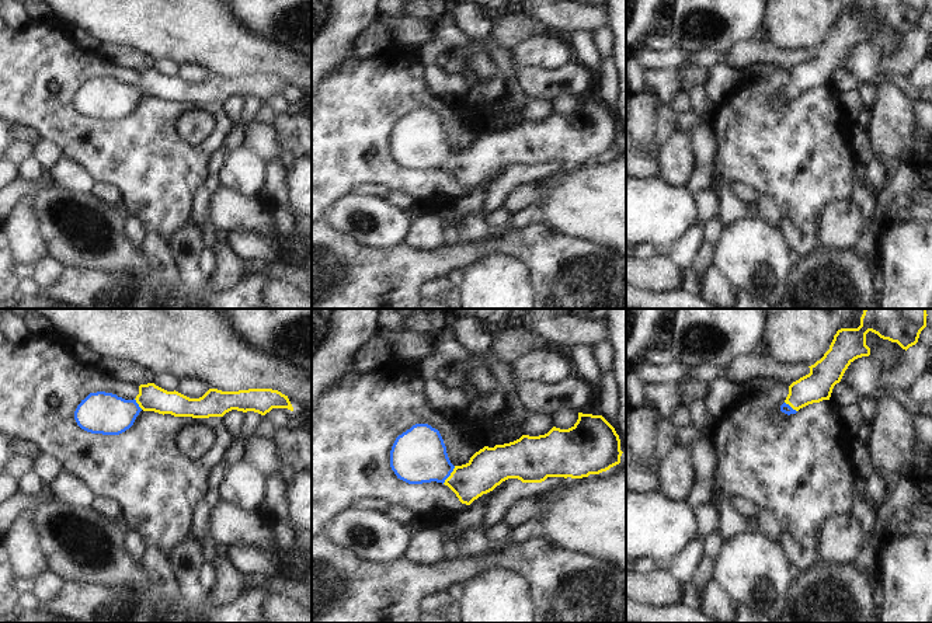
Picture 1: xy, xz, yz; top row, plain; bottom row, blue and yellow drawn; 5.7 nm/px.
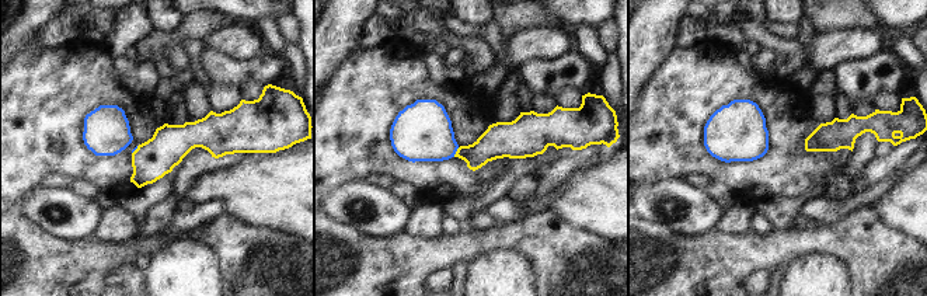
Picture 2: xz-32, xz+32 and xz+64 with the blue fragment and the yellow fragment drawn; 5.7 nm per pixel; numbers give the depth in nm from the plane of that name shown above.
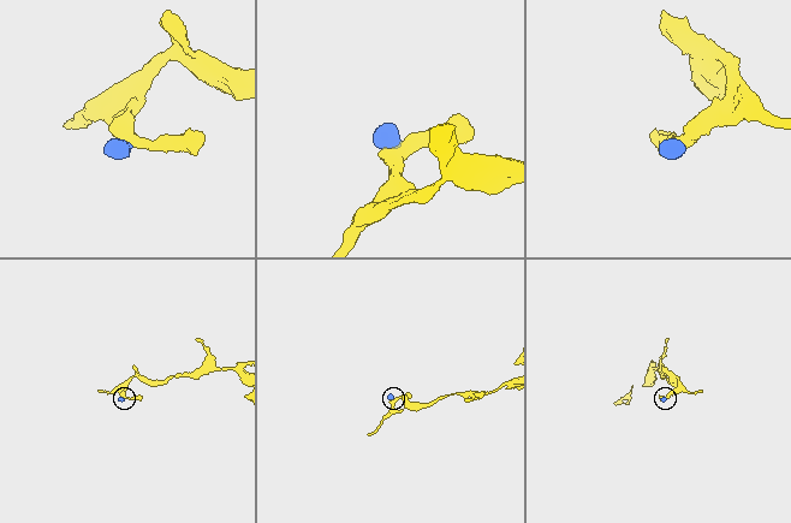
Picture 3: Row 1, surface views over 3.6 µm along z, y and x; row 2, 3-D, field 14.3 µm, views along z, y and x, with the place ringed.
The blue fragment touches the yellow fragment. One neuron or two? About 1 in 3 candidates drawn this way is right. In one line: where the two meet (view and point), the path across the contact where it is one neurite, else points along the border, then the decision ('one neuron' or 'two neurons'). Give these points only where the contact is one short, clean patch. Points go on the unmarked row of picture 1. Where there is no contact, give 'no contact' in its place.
contact xz (449, 160); way xz (418, 141), (449, 160), (482, 160), (489, 153); one neuron

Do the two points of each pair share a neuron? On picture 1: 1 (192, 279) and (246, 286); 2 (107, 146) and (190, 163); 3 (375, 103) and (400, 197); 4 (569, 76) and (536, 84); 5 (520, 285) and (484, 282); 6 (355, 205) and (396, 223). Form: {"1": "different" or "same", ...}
{"1": "different", "2": "same", "3": "different", "4": "same", "5": "same", "6": "same"}

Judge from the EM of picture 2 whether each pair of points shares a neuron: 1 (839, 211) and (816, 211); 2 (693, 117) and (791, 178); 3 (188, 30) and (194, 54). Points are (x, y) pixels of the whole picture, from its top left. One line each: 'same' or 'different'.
1: same
2: same
3: different

